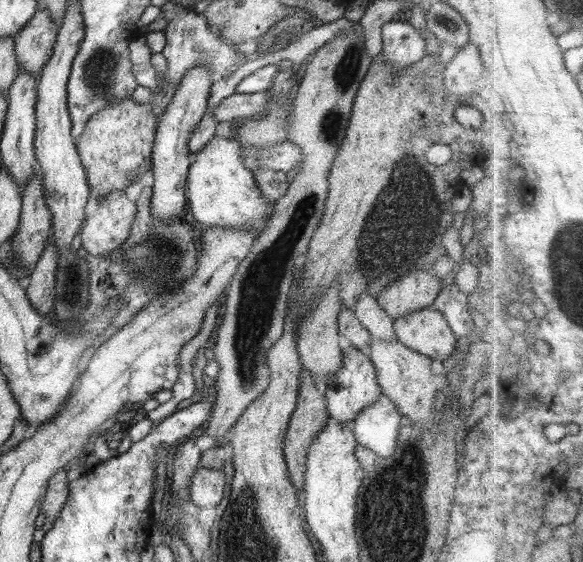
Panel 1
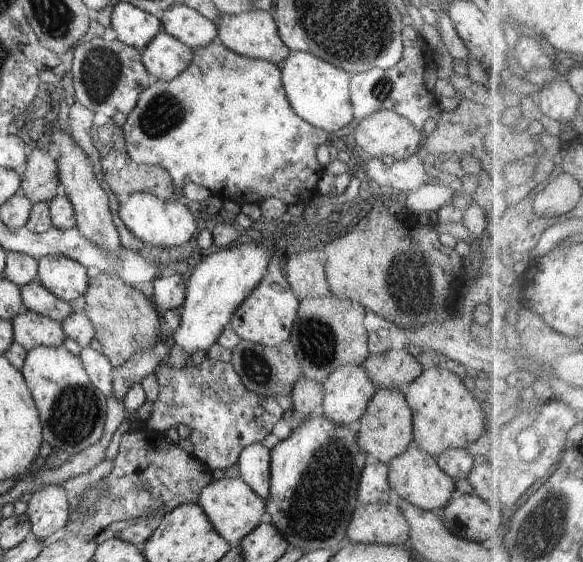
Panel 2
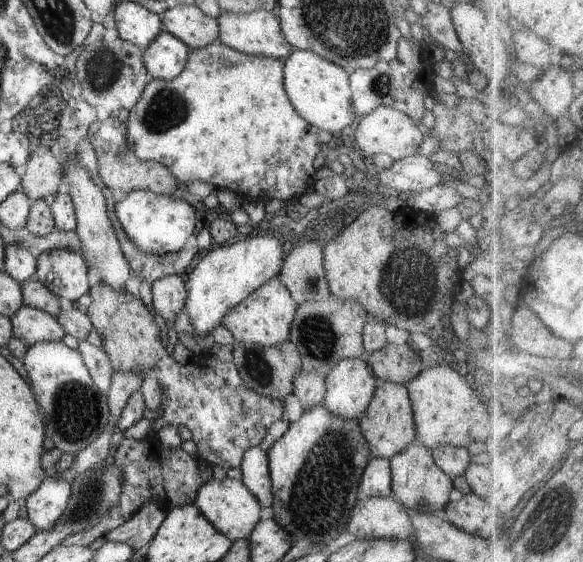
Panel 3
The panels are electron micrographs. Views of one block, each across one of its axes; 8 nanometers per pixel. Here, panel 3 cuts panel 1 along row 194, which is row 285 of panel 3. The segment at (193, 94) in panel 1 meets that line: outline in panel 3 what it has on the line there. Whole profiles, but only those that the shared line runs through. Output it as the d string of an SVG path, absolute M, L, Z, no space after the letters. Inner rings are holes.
M168 275L155 280L152 285L152 308L161 316L169 327L174 318L183 312L187 299L187 290L180 275Z

